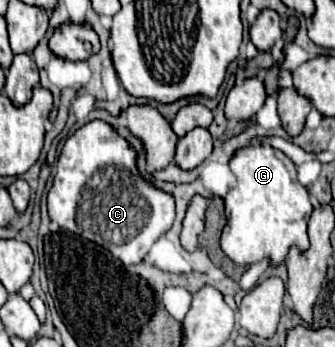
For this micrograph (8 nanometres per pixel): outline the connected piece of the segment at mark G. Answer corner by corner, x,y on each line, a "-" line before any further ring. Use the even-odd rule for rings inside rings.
250,145
232,157
230,169
238,177
238,185
224,199
228,223
220,237
222,251
236,265
254,265
270,259
272,267
282,265
294,245
304,253
310,247
306,229
312,203
306,187
296,179
294,163
270,145

